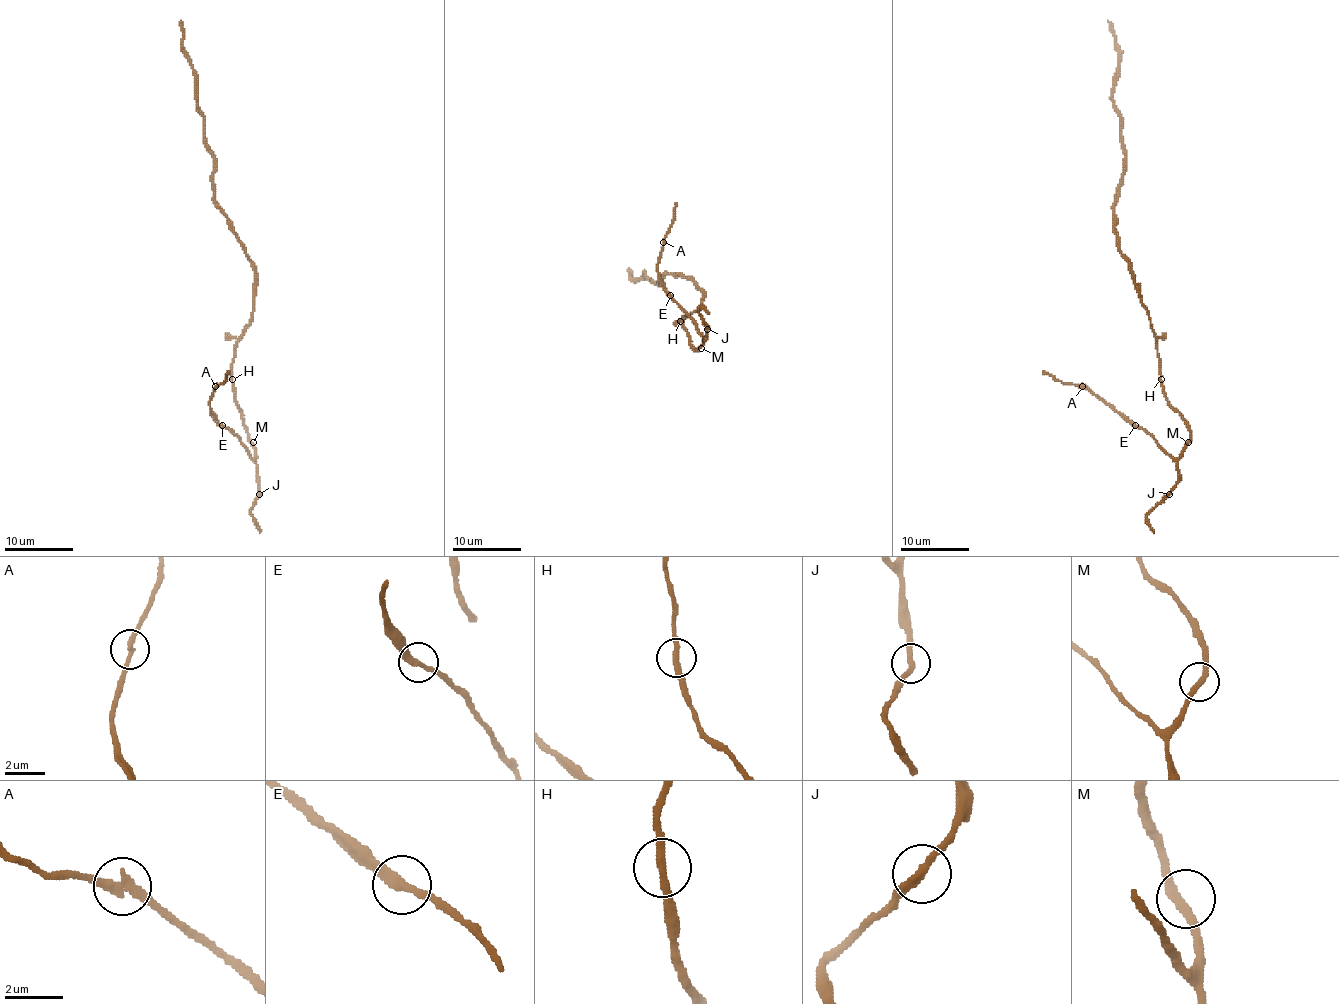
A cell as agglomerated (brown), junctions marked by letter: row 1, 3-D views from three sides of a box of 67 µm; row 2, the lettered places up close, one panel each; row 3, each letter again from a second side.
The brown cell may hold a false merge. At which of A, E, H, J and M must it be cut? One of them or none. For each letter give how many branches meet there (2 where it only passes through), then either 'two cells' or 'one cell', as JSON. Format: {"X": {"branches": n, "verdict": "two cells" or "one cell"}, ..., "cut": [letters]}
{"A": {"branches": 2, "verdict": "one cell"}, "E": {"branches": 2, "verdict": "one cell"}, "H": {"branches": 2, "verdict": "one cell"}, "J": {"branches": 2, "verdict": "one cell"}, "M": {"branches": 2, "verdict": "one cell"}, "cut": []}

